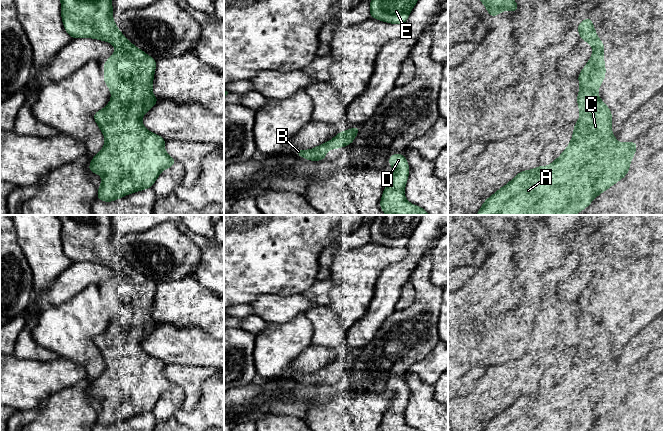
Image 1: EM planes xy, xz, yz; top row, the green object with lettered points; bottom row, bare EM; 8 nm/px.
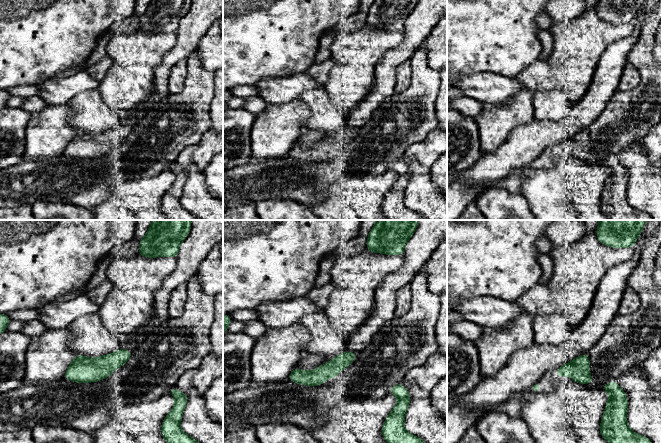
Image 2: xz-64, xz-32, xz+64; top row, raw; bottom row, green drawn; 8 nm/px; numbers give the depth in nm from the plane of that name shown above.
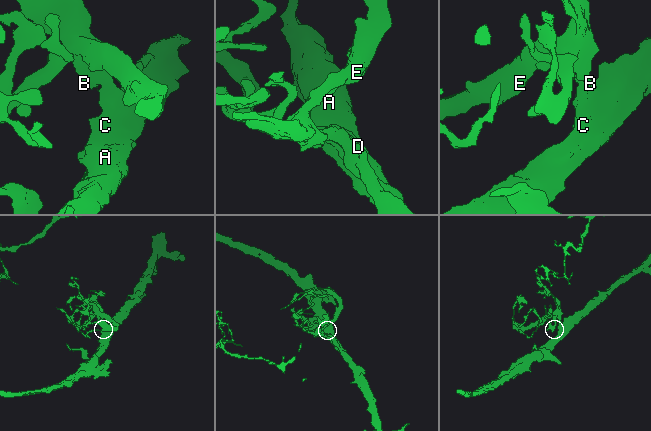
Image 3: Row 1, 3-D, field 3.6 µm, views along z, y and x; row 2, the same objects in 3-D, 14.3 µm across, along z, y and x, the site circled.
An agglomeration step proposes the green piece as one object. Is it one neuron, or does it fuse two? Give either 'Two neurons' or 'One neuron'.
One neuron

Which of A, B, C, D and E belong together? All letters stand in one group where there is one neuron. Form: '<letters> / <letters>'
A B C D E

